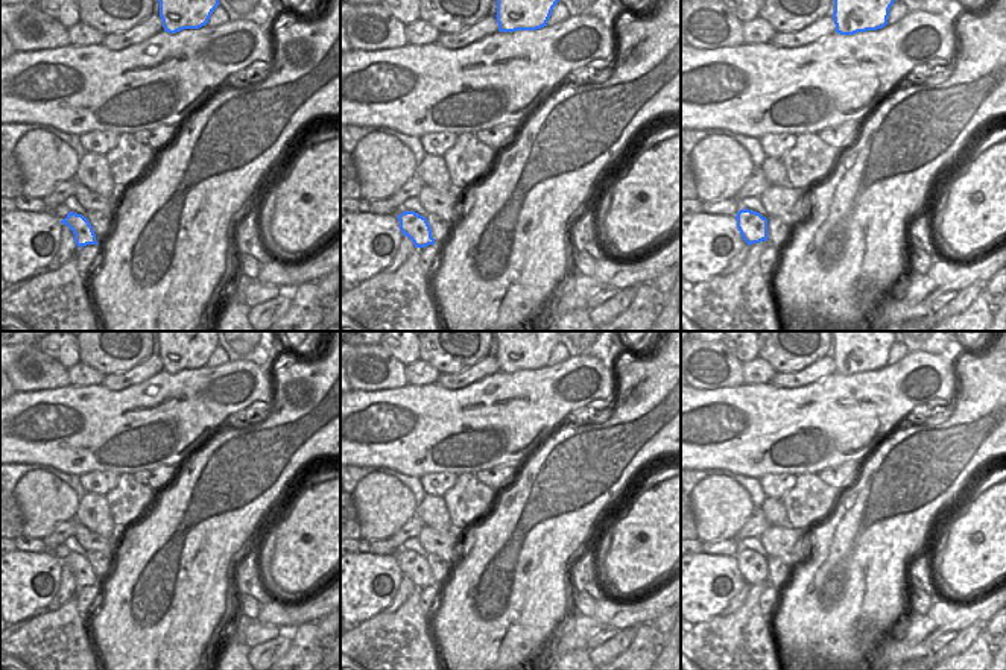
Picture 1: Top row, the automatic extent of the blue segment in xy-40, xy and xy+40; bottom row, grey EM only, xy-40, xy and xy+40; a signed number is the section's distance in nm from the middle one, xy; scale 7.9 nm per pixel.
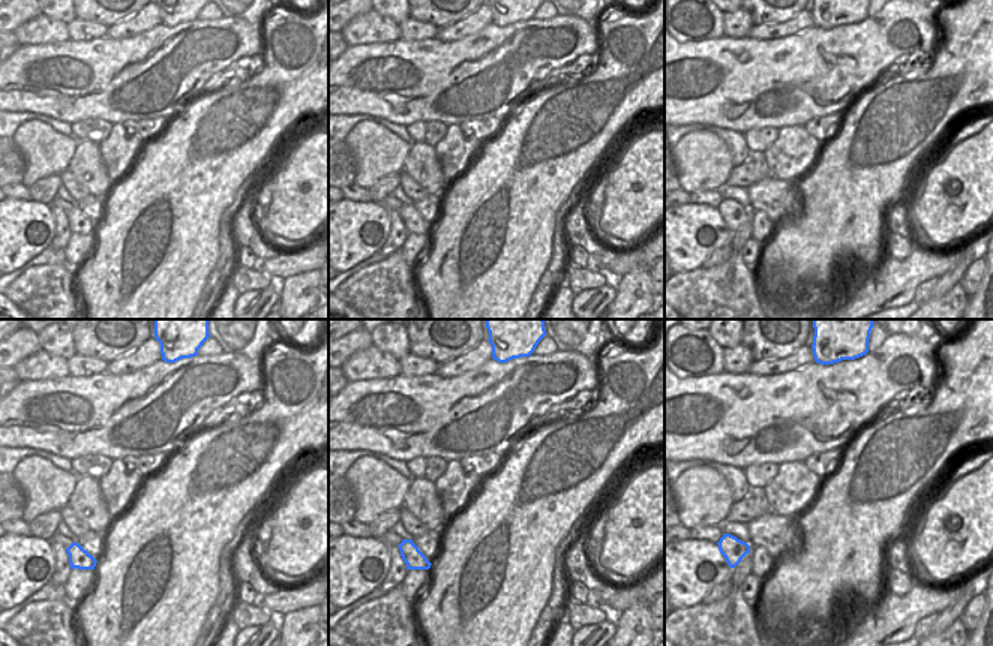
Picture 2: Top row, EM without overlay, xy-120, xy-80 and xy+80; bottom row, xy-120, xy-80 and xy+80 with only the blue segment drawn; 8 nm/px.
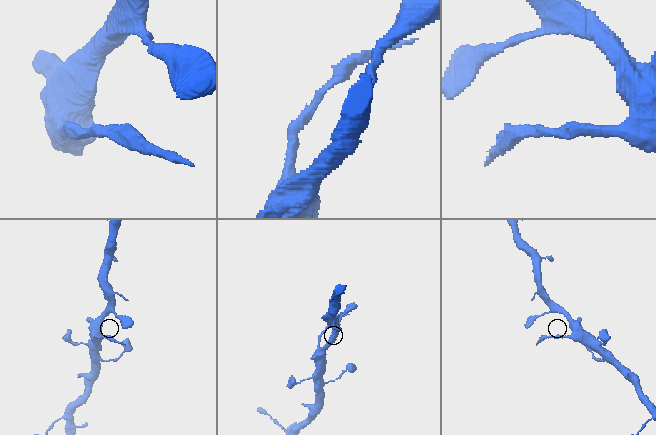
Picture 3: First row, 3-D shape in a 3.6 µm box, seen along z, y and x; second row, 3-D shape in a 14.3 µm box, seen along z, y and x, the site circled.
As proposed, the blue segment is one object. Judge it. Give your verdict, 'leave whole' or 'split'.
split

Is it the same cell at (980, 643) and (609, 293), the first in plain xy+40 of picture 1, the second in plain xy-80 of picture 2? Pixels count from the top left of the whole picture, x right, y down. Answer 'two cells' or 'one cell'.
two cells

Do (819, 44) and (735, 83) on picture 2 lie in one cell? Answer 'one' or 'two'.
one

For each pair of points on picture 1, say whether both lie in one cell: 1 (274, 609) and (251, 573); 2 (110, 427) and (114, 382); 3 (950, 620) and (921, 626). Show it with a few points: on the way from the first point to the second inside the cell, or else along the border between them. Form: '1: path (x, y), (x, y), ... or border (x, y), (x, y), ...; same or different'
1: border (274, 596), (262, 605); different
2: border (148, 380), (120, 389), (107, 389), (101, 385); different
3: path (942, 620), (929, 626); same

